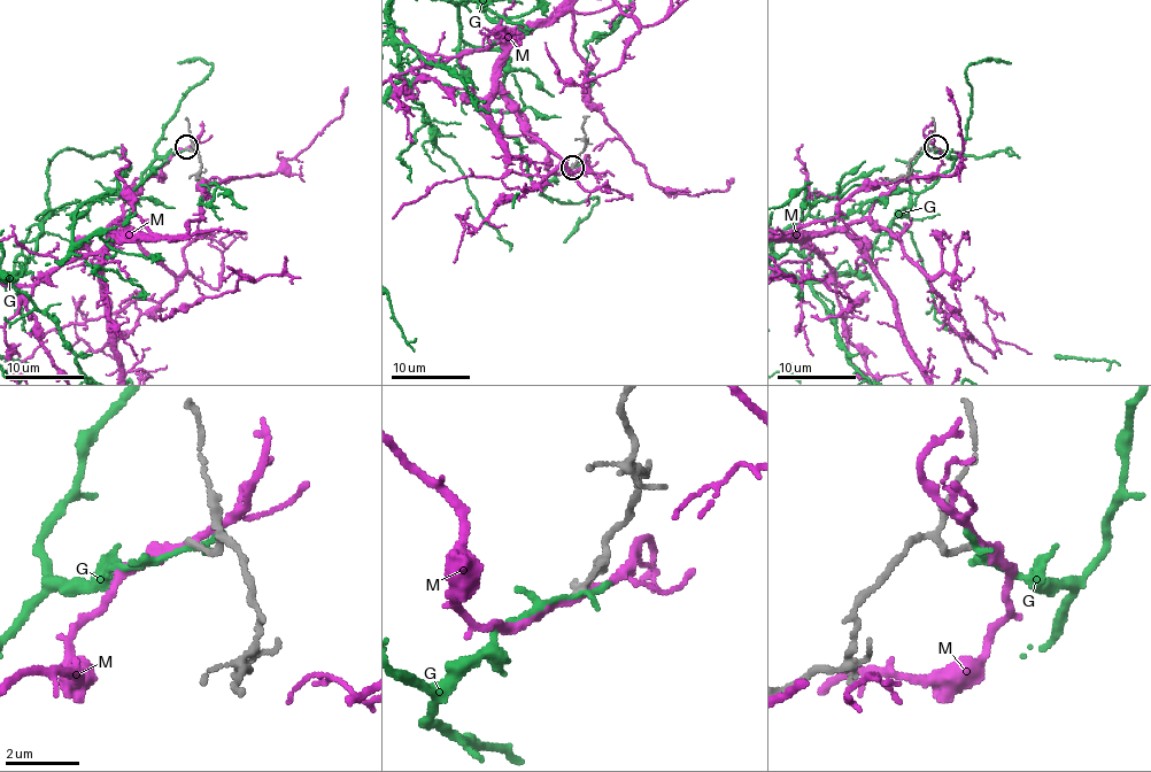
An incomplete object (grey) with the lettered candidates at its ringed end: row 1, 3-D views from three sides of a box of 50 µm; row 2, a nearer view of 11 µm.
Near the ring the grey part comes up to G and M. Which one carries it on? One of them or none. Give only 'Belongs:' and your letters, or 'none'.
Belongs: none

